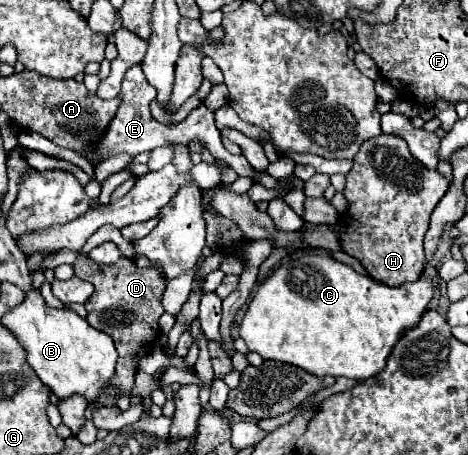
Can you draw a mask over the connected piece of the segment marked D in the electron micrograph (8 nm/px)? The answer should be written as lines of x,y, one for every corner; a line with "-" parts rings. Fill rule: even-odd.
85,256
73,262
73,270
77,278
83,278
95,286
95,292
85,302
87,322
93,328
111,336
119,352
117,368
109,384
113,384
113,390
129,392
133,388
139,360
153,350
155,344
149,342
151,340
155,342
159,336
159,318
163,314
161,296
163,296
165,280
157,274
155,268
151,266
139,268
131,258
121,258
117,260
117,264
93,264
93,260

